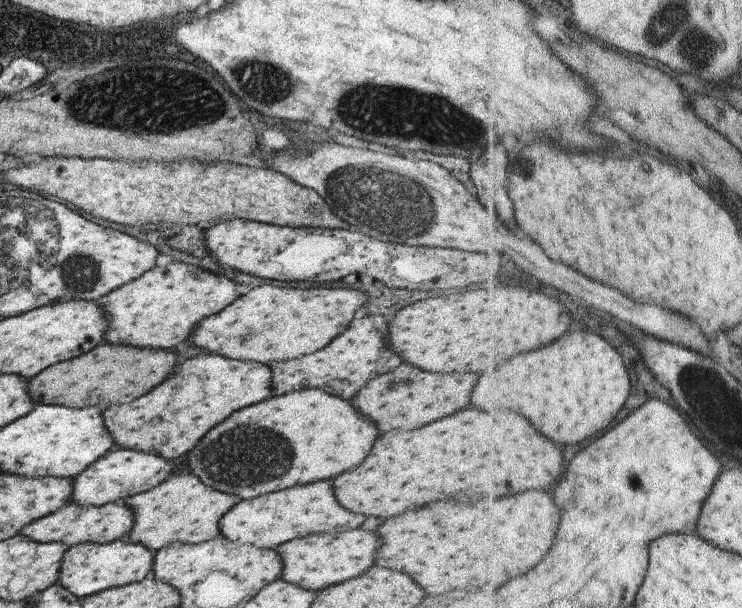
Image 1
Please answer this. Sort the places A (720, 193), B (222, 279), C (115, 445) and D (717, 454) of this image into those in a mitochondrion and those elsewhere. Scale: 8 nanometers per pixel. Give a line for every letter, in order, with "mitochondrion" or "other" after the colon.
A: other
B: other
C: other
D: other

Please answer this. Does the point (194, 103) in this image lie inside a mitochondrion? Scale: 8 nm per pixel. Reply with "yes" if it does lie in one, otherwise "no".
yes

